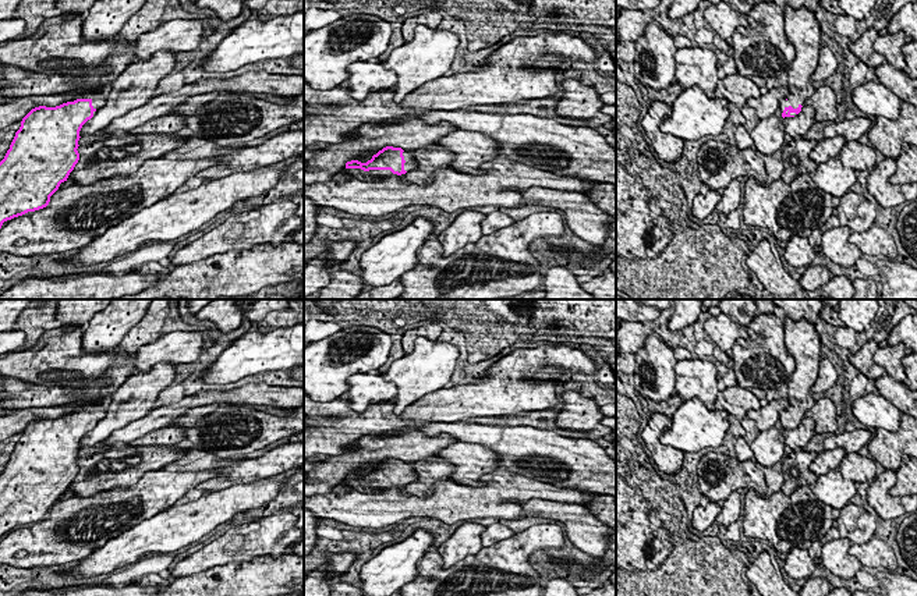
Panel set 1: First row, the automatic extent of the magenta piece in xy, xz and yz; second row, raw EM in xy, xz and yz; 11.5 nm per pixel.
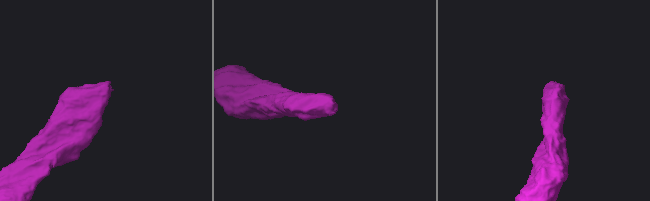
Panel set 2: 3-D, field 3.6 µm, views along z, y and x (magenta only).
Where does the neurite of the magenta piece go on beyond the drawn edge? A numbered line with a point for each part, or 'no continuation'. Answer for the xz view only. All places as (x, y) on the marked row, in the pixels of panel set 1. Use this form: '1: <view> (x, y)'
1: xz (372, 174)

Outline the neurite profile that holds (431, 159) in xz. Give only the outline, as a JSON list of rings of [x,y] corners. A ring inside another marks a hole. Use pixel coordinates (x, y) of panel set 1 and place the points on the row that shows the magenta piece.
[[[442,148],[417,149],[413,156],[418,167],[399,175],[404,184],[429,185],[433,182],[433,173],[438,168],[446,168],[454,159],[454,153]]]

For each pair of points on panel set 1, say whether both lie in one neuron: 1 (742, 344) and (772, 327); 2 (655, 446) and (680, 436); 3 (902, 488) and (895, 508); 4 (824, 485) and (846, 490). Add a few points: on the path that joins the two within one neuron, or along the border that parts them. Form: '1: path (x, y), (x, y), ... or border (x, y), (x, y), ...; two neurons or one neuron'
1: path (750, 347), (754, 347), (765, 336); one neuron
2: border (671, 421), (661, 442), (683, 451); two neurons
3: border (895, 471), (895, 483), (889, 493), (899, 497); two neurons
4: path (829, 488), (841, 490); one neuron

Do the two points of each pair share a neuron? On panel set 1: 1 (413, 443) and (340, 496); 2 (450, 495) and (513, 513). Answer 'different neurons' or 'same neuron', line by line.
1: different neurons
2: same neuron

